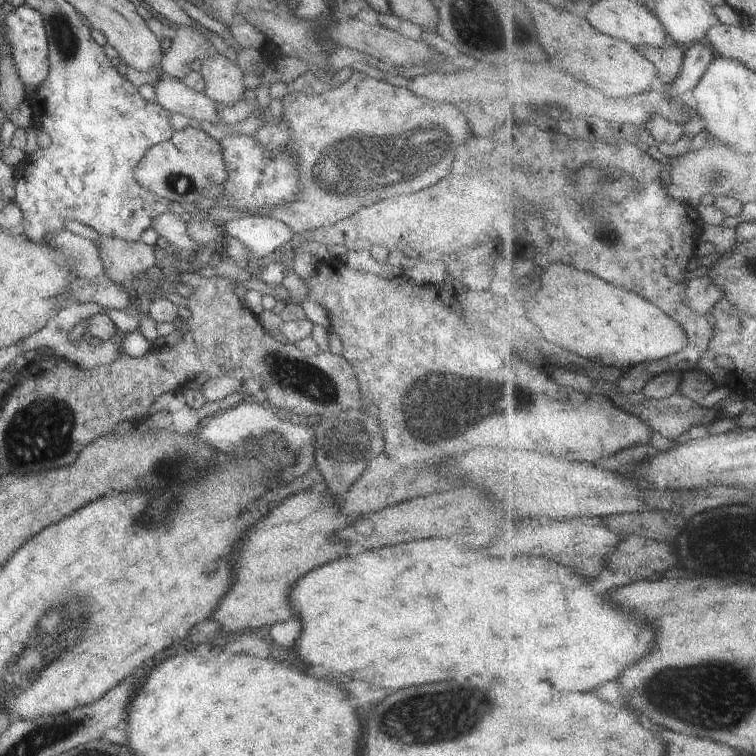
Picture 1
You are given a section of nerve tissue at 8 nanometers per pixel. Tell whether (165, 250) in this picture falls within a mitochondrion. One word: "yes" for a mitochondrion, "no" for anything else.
no

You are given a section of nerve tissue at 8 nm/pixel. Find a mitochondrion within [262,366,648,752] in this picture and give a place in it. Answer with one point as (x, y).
(442, 717)

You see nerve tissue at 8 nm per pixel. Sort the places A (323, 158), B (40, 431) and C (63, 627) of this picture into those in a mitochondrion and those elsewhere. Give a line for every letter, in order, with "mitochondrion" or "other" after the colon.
A: mitochondrion
B: mitochondrion
C: mitochondrion

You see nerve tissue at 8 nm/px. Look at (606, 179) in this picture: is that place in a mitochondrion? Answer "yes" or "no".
yes

